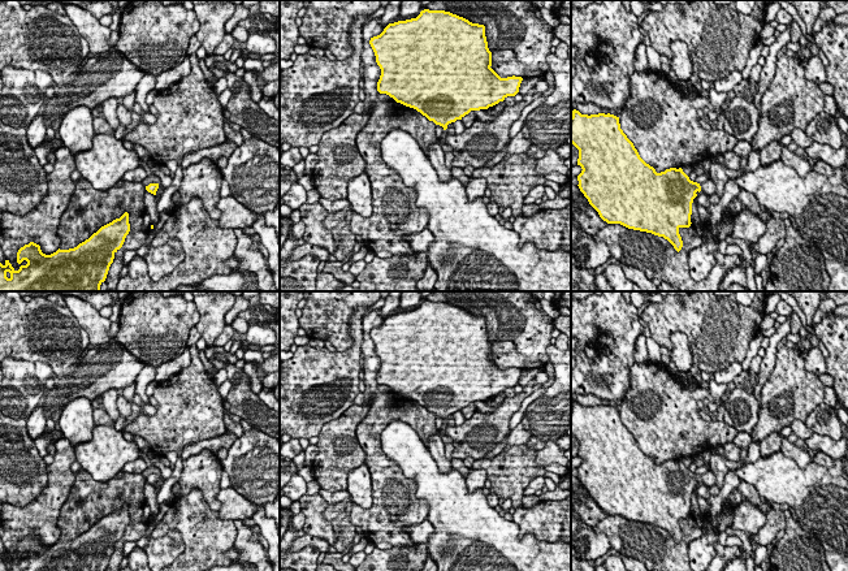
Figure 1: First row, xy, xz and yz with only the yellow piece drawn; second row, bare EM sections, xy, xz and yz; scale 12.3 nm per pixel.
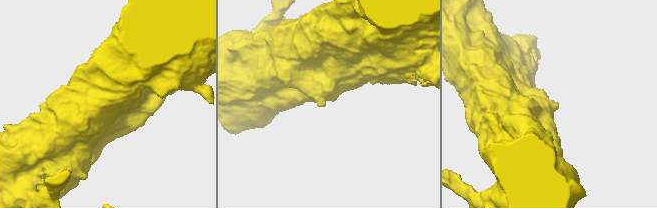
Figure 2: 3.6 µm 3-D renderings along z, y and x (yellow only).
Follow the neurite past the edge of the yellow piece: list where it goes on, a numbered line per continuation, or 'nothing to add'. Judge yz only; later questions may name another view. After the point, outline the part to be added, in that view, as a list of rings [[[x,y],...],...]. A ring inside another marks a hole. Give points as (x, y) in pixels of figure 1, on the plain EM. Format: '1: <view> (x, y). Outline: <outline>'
1: yz (708, 478). Outline: [[[706,471],[700,477],[701,477],[701,481],[709,488],[715,485],[715,475],[713,473],[713,471]]]

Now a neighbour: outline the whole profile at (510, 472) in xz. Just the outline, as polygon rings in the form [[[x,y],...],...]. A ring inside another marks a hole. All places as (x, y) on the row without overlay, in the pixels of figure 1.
[[[527,445],[506,446],[492,459],[476,459],[471,470],[484,470],[498,498],[522,501],[532,480],[548,472],[536,463],[537,450]]]

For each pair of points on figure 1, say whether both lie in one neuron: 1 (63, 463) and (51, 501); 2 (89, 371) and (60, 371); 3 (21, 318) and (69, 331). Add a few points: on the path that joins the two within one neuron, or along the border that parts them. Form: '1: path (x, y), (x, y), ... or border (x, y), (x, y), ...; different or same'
1: path (60, 472), (60, 483), (56, 492); same
2: border (87, 347), (76, 358), (66, 375); different
3: path (33, 329), (57, 331); same

